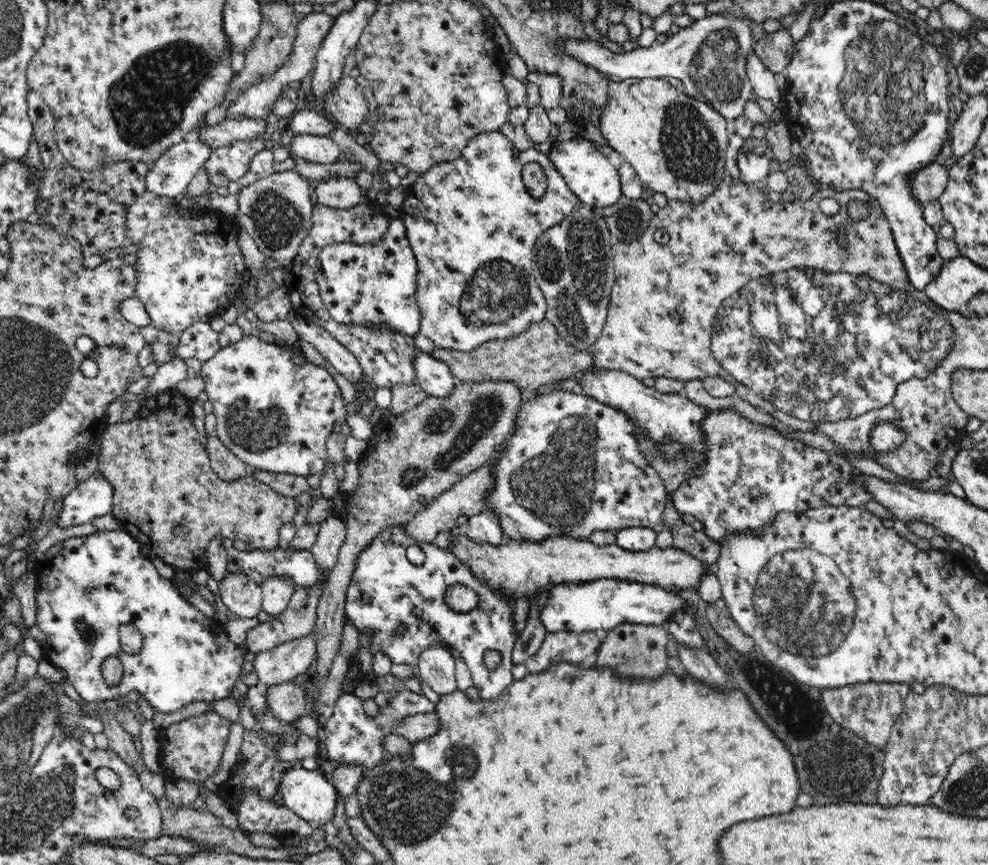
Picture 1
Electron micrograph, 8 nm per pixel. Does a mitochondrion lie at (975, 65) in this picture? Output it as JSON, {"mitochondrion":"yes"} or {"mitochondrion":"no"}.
{"mitochondrion":"yes"}

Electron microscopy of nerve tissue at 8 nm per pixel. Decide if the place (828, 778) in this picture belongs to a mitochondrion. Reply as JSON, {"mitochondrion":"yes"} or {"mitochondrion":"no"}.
{"mitochondrion":"yes"}

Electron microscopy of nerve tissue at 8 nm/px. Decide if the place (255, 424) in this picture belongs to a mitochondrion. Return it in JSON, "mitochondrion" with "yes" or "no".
{"mitochondrion":"yes"}

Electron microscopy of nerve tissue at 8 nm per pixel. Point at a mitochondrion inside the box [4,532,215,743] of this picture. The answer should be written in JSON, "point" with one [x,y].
{"point":[89,632]}

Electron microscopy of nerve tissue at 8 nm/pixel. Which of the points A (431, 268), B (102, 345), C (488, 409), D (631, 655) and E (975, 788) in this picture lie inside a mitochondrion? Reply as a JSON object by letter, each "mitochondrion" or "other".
{"A":"other","B":"other","C":"mitochondrion","D":"mitochondrion","E":"mitochondrion"}

